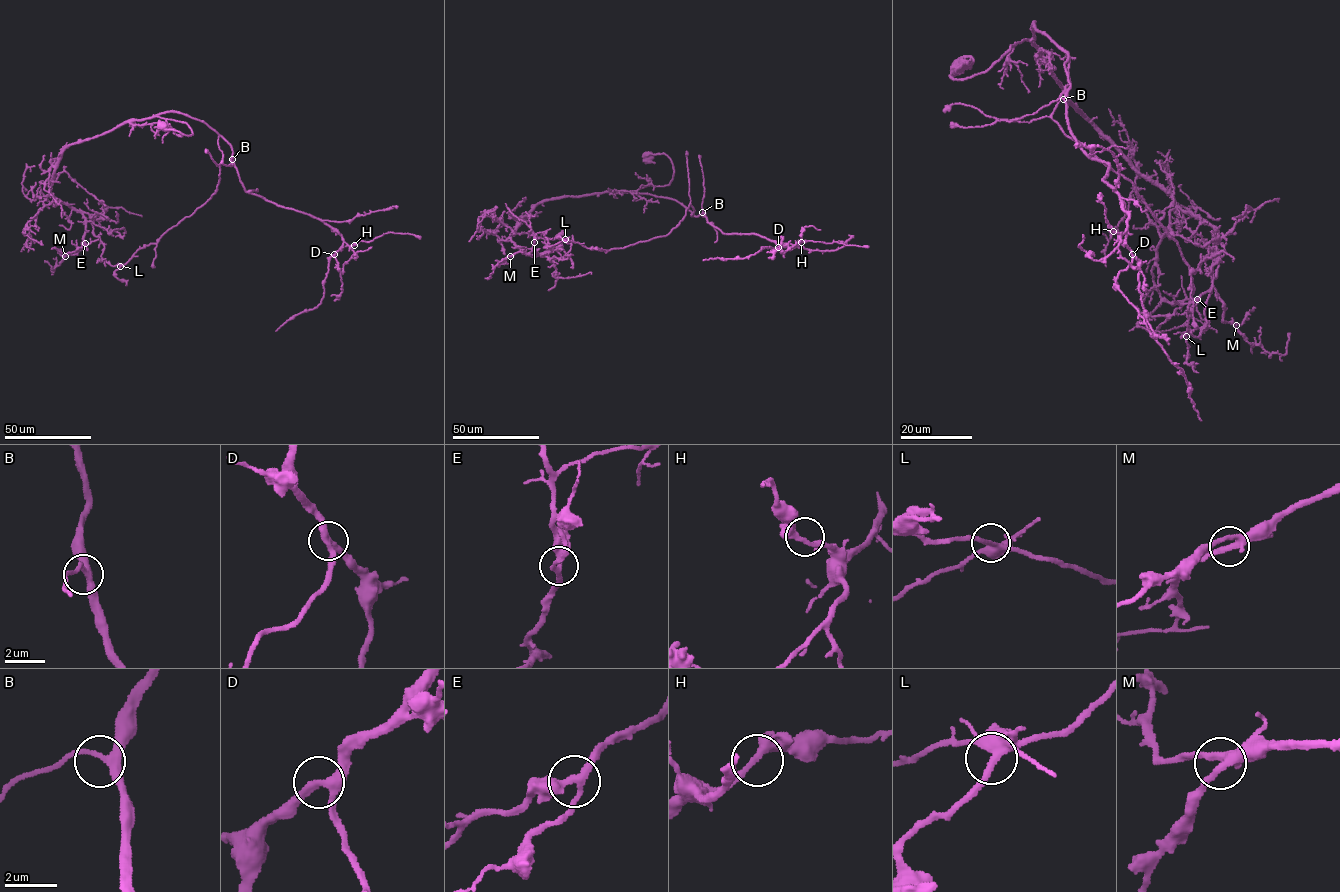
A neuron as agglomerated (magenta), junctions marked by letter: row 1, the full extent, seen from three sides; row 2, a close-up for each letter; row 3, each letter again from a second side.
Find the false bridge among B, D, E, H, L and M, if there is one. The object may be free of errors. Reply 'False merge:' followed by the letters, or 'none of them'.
False merge: none of them

